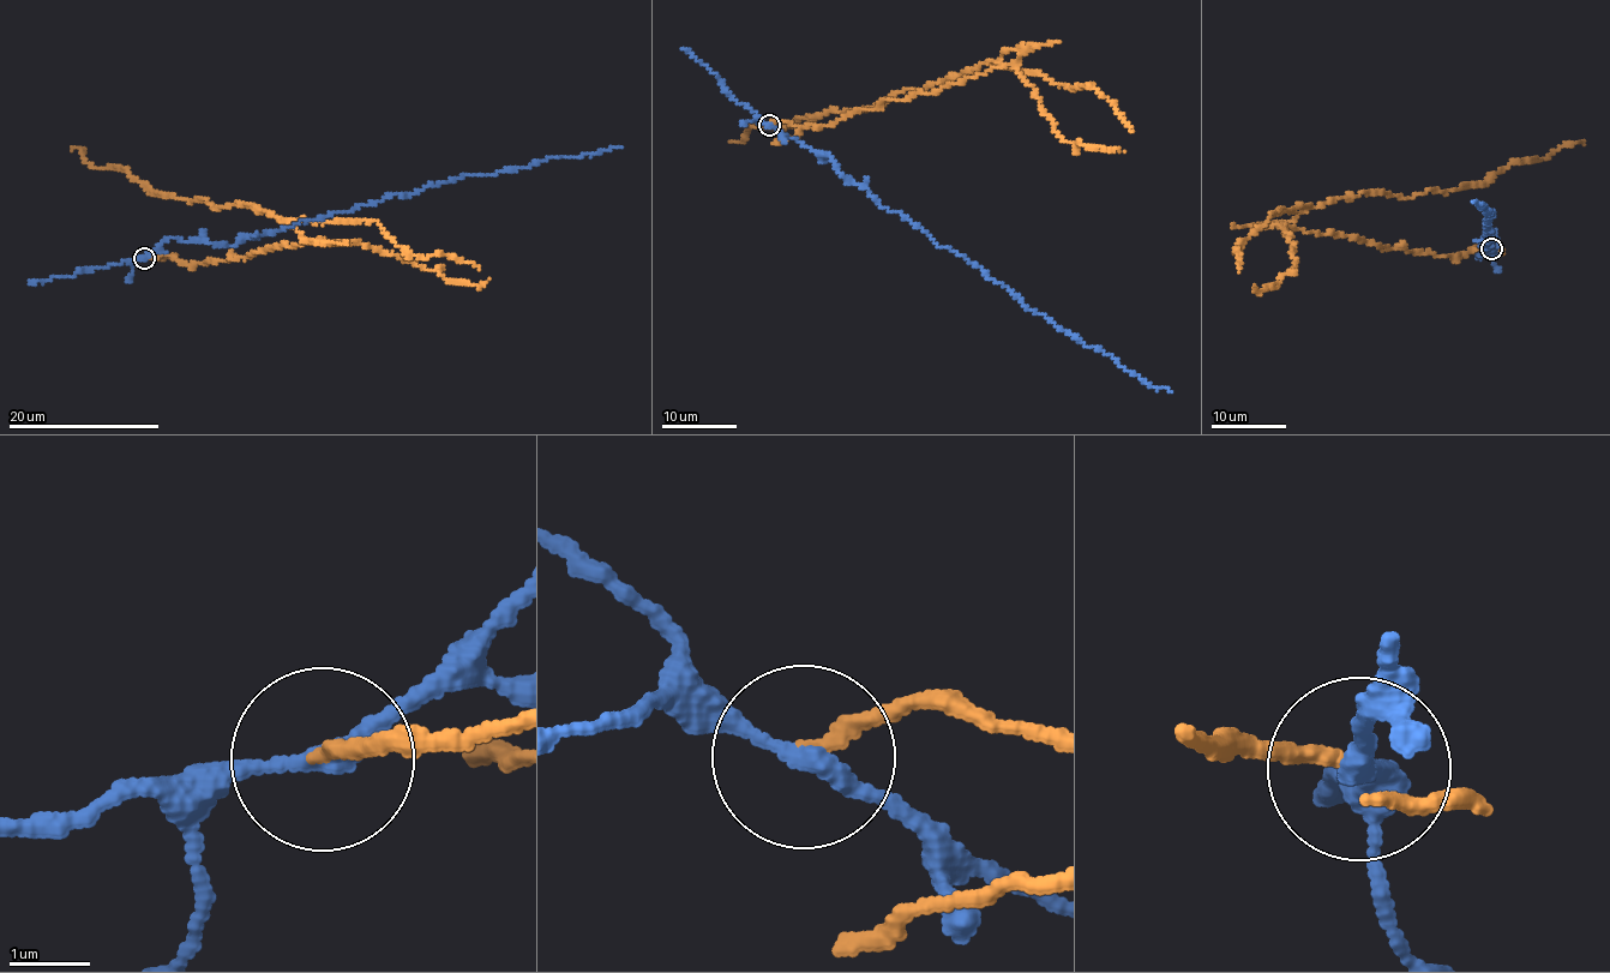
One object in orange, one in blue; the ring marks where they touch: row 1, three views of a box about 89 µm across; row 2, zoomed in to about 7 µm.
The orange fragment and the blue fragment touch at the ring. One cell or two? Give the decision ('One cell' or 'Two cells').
Two cells

